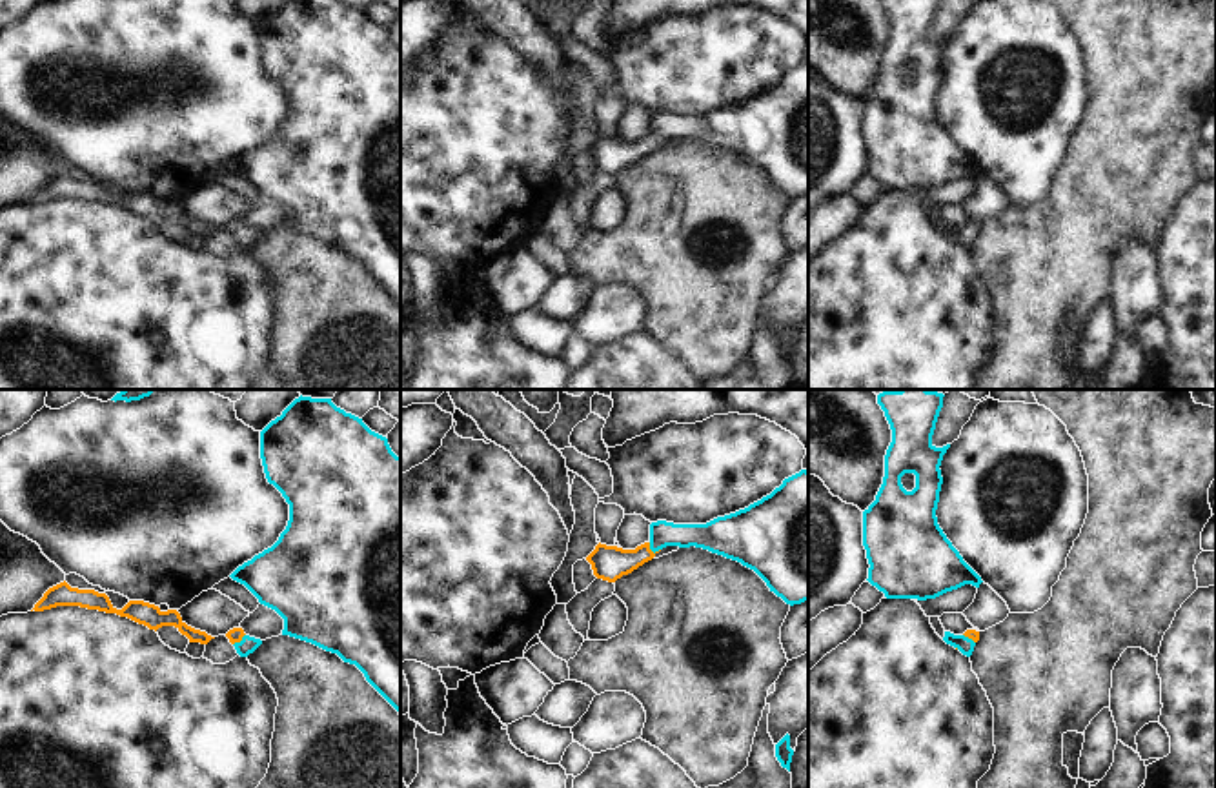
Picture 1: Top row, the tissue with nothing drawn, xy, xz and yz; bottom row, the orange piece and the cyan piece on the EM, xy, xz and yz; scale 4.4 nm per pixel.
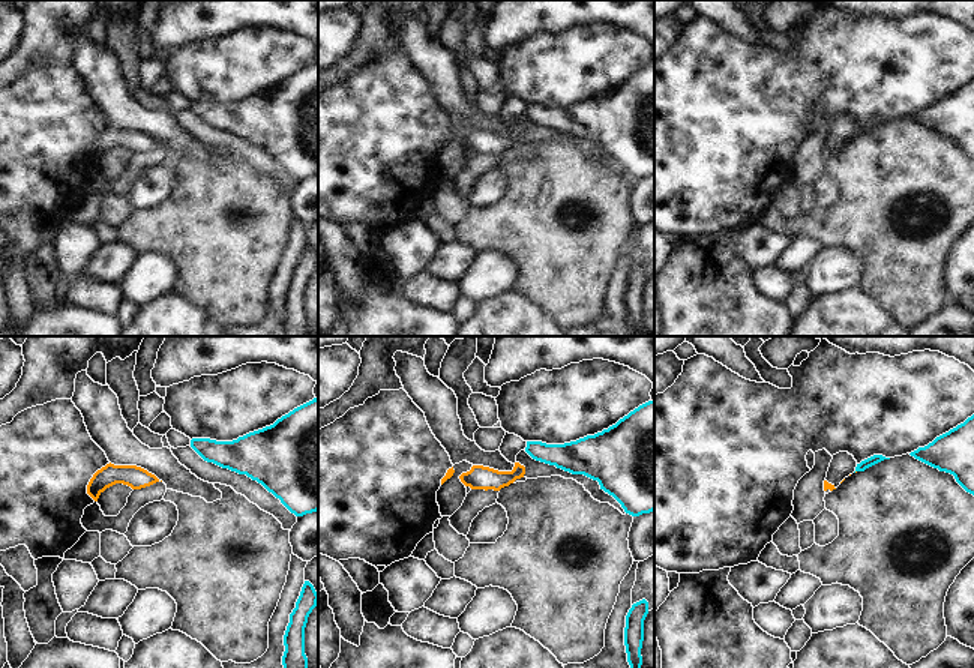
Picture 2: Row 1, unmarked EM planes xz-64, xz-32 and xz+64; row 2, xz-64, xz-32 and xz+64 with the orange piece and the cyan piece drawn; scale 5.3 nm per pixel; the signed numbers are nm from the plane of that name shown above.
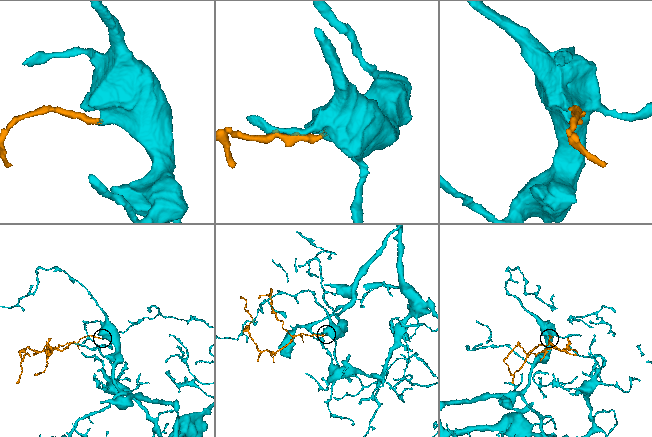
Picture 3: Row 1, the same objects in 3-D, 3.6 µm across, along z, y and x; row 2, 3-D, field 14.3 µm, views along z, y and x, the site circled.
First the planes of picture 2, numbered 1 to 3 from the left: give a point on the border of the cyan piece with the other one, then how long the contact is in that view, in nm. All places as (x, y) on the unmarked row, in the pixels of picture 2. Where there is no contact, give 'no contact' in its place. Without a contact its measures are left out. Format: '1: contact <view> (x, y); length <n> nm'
1: no contact
2: no contact
3: no contact

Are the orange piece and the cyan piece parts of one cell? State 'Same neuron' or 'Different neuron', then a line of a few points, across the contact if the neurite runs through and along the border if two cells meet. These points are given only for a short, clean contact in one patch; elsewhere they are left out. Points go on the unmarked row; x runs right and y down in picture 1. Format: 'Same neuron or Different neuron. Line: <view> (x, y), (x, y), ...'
Same neuron. Line: xz (608, 155), (634, 151), (650, 142), (663, 126)

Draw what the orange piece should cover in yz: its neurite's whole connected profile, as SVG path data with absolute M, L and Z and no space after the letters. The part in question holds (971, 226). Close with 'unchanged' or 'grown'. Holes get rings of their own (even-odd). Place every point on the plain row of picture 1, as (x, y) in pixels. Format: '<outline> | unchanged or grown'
M967 222L963 227L954 227L945 224L943 233L954 240L958 240L963 248L970 249L976 235L979 233L979 224Z | grown

